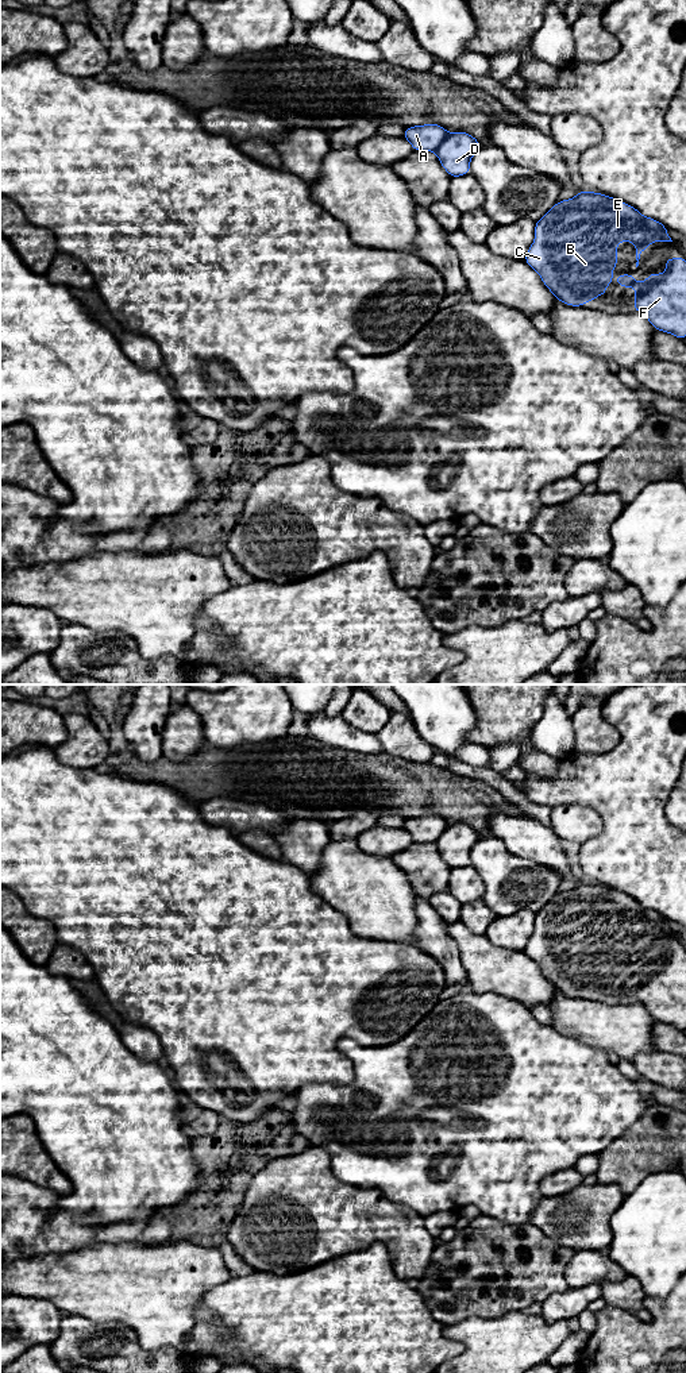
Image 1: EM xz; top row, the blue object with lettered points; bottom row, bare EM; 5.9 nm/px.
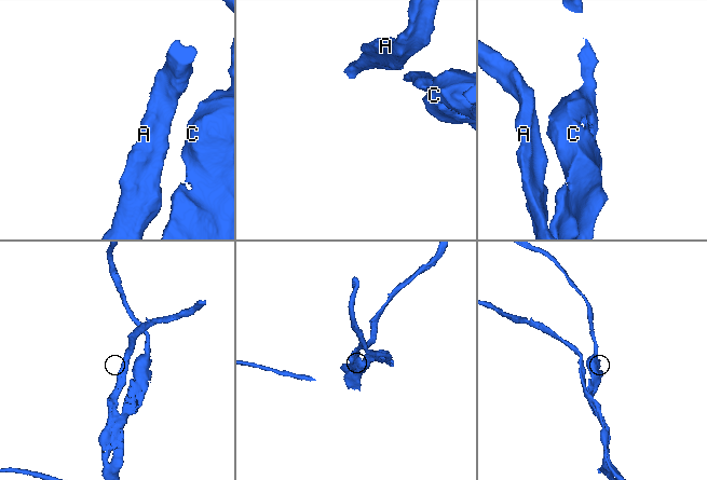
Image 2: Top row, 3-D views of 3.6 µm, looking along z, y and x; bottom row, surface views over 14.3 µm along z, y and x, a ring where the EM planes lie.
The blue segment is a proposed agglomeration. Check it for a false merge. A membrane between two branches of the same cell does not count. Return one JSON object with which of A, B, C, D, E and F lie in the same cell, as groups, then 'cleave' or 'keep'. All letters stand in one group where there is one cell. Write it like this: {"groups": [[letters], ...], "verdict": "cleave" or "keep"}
{"groups": [["A", "B", "C", "D", "E", "F"]], "verdict": "keep"}

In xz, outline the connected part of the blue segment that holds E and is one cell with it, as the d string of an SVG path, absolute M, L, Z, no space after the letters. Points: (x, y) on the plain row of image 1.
M579 882L573 890L558 892L543 909L535 913L535 930L524 953L542 969L555 990L570 998L585 998L597 987L606 986L612 975L612 961L617 959L617 934L632 933L636 941L636 959L640 945L652 933L672 933L667 918L641 906L632 896L604 884Z

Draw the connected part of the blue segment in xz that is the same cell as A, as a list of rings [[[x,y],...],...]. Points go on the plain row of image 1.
[[[439,814],[408,818],[402,826],[413,842],[433,842],[450,868],[470,864],[470,852],[482,836],[469,824],[448,824]]]

